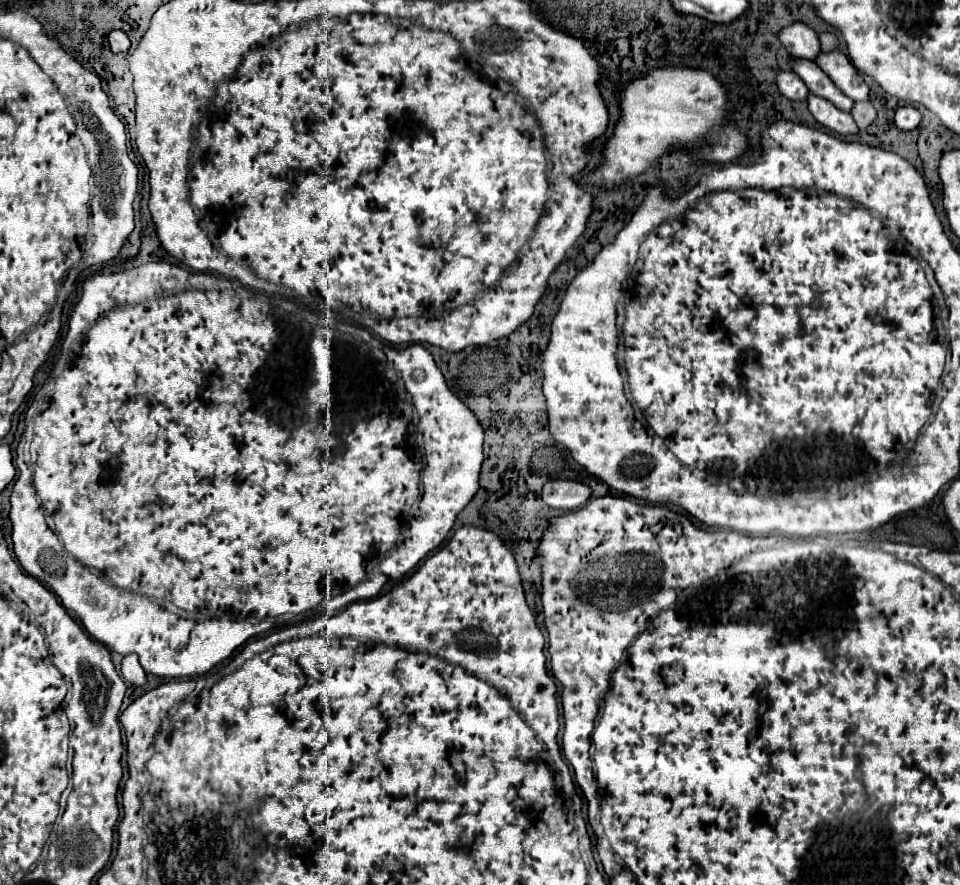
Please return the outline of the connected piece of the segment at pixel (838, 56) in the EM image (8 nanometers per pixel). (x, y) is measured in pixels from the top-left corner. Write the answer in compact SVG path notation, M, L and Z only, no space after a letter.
M832 51L832 53L822 53L816 59L818 67L834 81L834 85L848 95L852 101L868 101L868 85L864 83L862 75L856 71L856 67L852 65L852 61L840 53L840 51Z

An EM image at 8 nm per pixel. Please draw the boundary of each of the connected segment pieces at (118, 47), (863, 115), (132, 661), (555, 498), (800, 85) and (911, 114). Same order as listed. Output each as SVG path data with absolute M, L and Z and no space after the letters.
M112 31L108 35L108 41L110 41L112 53L122 53L122 51L128 51L130 49L130 39L126 37L124 31Z
M856 103L852 117L860 129L866 129L876 119L876 109L872 107L872 103Z
M128 655L122 661L122 677L124 681L132 683L132 685L144 685L146 683L146 673L138 661L138 655Z
M554 479L548 481L542 489L542 499L546 505L562 511L572 511L582 507L592 495L592 489L580 481Z
M780 71L776 83L778 83L778 89L784 97L788 97L792 101L806 101L808 99L808 87L796 73Z
M902 105L902 107L896 109L894 121L896 121L896 127L898 127L898 129L902 129L902 131L912 131L912 129L918 127L918 123L920 123L920 111L914 109L914 107L910 107L910 105Z

